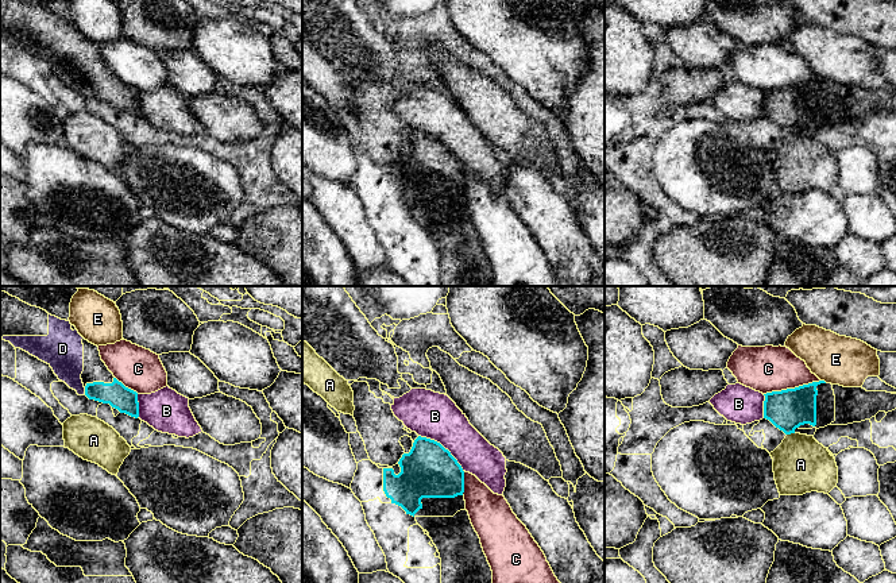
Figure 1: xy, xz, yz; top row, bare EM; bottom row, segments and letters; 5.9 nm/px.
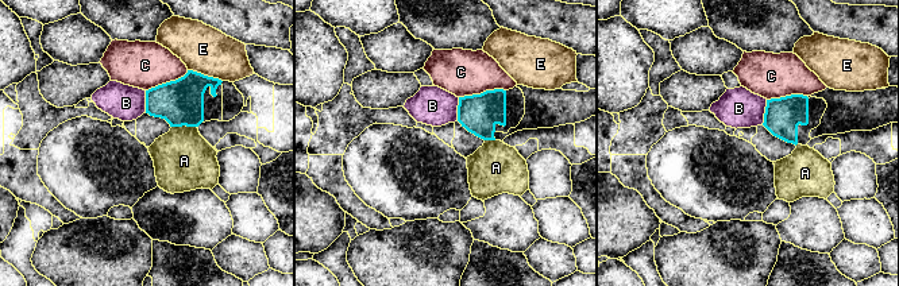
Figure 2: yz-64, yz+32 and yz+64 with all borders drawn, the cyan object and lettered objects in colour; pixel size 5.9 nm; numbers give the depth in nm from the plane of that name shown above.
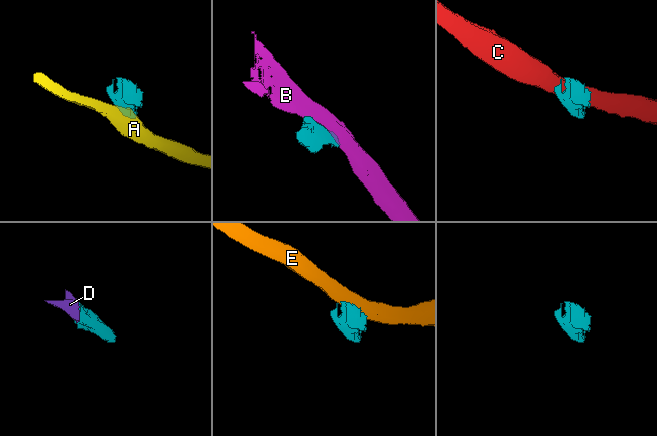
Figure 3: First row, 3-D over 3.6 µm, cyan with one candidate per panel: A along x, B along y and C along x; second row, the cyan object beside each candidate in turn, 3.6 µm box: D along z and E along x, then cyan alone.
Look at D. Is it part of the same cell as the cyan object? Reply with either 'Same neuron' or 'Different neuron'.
Same neuron

